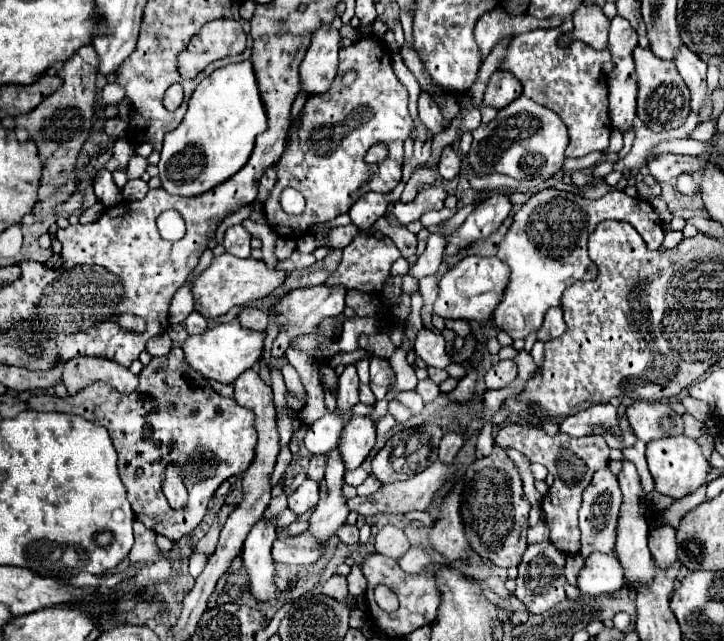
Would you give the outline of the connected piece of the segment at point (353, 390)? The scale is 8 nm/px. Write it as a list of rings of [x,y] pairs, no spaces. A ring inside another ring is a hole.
[[[348,364],[338,378],[338,410],[348,412],[358,404],[358,372],[354,364]]]

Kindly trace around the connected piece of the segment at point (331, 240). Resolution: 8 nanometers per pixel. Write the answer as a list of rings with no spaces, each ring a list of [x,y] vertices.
[[[352,224],[332,228],[332,232],[328,236],[328,246],[330,248],[346,248],[356,238],[356,234],[358,234],[358,228]]]

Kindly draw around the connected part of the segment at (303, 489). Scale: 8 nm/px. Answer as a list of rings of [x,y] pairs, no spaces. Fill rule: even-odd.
[[[306,478],[306,480],[298,486],[298,490],[288,498],[288,506],[300,516],[300,514],[312,510],[312,508],[318,504],[318,500],[320,500],[320,498],[318,498],[318,492],[320,492],[318,482],[312,480],[312,478]]]

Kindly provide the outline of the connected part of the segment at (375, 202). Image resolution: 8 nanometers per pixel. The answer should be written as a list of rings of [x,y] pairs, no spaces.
[[[398,184],[392,192],[388,194],[376,194],[376,192],[368,192],[368,194],[362,194],[354,206],[350,208],[350,218],[352,222],[364,230],[364,228],[370,228],[378,218],[382,218],[388,210],[388,206],[392,202],[396,202],[400,198],[404,190],[404,184]]]

